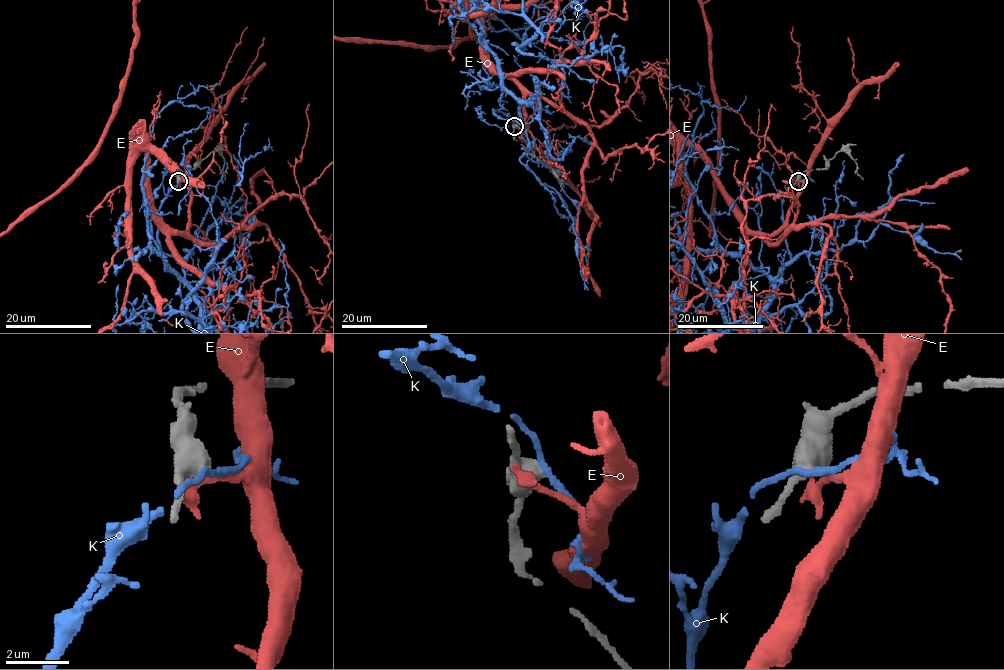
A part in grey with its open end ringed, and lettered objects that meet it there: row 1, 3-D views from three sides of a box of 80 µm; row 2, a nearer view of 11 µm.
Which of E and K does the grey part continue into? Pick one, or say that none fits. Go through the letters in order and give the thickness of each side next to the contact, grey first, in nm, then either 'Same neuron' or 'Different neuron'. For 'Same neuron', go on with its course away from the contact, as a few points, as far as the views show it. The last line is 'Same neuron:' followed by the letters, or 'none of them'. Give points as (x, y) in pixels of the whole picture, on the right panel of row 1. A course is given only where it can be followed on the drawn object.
E: Thickness 550 nm (grey) against 280 nm. Same neuron
K: Thickness 480 nm (grey) against 190 nm. Different neuron
Same neuron: E

